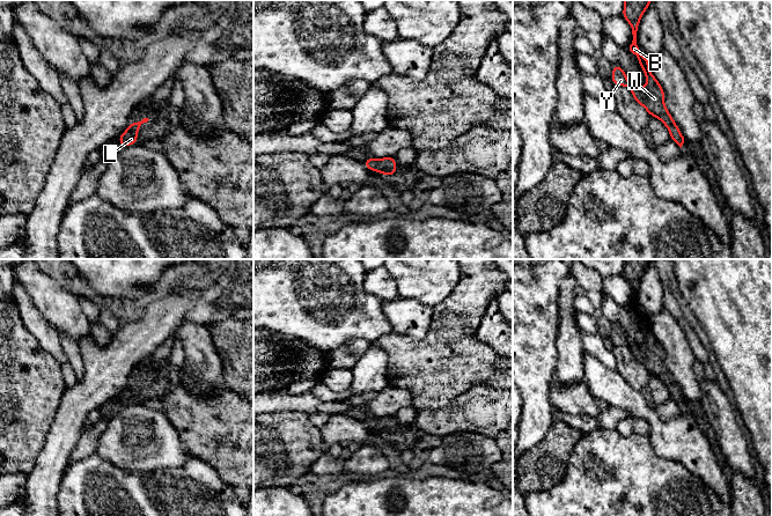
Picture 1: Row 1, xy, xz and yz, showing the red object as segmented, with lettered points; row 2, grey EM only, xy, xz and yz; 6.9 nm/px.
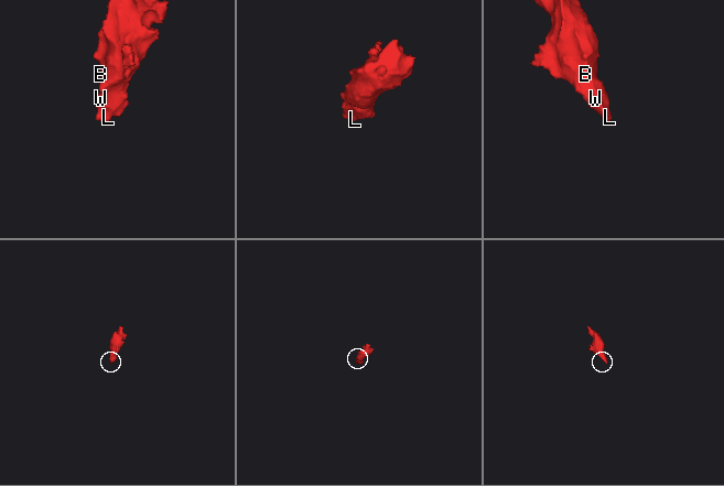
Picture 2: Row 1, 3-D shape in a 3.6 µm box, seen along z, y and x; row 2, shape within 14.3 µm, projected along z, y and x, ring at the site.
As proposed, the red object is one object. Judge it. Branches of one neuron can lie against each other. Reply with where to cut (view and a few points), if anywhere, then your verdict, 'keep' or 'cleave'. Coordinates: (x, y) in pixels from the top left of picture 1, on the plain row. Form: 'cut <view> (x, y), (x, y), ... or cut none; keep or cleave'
cut none; keep

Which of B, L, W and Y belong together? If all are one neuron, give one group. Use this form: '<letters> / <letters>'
B L W Y

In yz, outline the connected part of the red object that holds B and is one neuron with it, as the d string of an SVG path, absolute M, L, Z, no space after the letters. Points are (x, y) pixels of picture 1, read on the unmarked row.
M624 259L624 261L622 275L630 282L633 294L633 300L626 309L638 316L640 327L645 332L647 339L647 345L635 346L626 338L626 331L619 324L612 324L611 340L613 345L628 346L633 354L633 359L642 364L650 376L659 377L668 388L671 399L682 407L684 396L664 364L663 346L649 330L649 318L641 314L637 302L637 290L640 278L645 270L652 264L650 259Z

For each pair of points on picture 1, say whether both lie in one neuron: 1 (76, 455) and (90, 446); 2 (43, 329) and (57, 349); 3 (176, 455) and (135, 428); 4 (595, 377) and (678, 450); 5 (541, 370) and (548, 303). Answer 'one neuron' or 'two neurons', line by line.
1: one neuron
2: one neuron
3: one neuron
4: one neuron
5: one neuron

